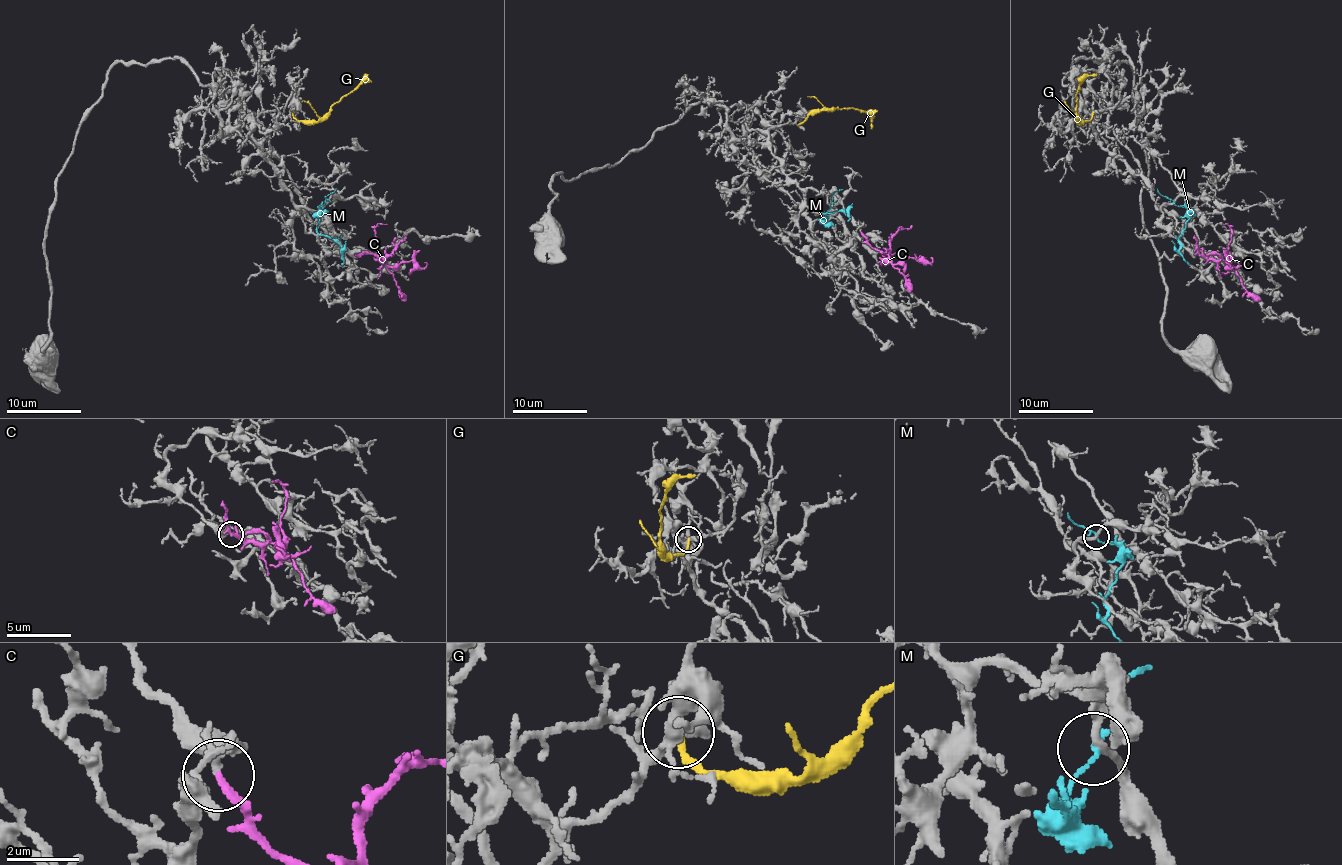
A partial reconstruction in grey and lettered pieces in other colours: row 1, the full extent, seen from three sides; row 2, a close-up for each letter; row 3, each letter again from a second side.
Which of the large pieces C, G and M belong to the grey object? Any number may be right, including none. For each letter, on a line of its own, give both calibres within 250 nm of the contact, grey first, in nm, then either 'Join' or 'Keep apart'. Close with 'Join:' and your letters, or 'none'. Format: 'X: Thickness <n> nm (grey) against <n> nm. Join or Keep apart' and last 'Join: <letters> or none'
C: Thickness 400 nm (grey) against 240 nm. Join
G: Thickness 240 nm (grey) against 190 nm. Keep apart
M: Thickness 240 nm (grey) against 90 nm. Keep apart
Join: C

